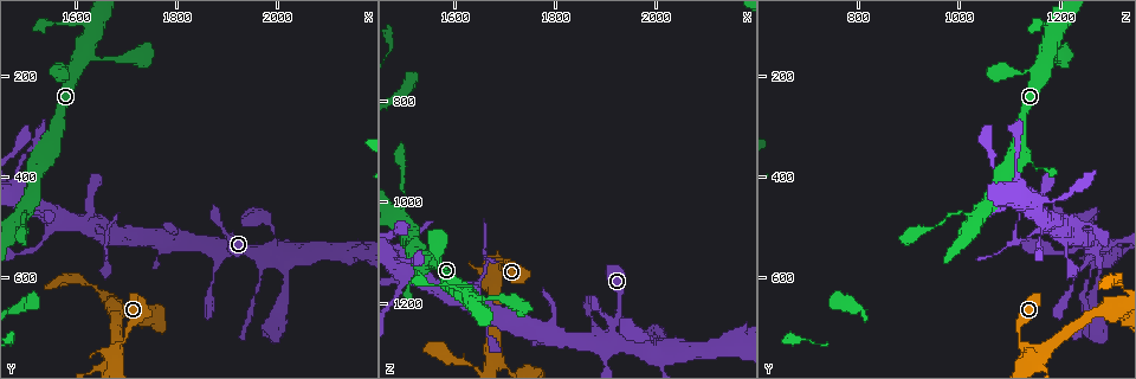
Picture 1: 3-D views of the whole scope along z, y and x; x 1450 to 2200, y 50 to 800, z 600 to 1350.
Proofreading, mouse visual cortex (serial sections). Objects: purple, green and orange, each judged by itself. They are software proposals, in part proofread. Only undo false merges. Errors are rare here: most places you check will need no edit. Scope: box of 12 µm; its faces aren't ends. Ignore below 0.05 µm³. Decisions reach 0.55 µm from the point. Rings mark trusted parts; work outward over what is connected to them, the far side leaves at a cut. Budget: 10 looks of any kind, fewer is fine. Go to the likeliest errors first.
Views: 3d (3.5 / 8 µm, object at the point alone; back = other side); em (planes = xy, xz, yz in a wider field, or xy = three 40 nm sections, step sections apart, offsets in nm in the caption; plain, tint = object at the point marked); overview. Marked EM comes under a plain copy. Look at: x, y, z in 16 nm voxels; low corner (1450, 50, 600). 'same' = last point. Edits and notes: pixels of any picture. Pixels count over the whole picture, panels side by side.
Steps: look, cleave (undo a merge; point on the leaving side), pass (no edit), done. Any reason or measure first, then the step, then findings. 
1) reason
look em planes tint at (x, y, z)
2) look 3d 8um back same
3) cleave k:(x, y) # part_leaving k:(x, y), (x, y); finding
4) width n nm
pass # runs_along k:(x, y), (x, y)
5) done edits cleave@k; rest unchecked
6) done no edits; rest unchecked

four or more arms meet
look 3d 8um at (1680, 750, 1140)

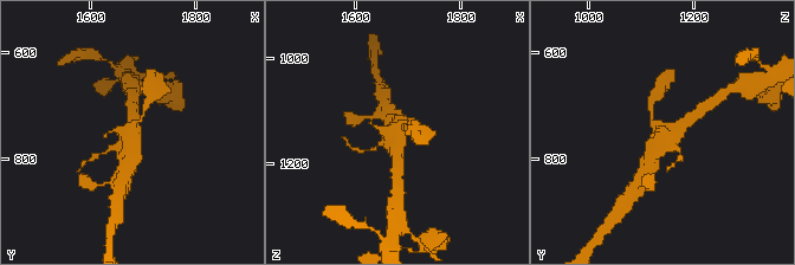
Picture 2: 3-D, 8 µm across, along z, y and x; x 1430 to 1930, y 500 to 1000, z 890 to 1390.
look 3d 3.5um back at (1675, 750, 1140)

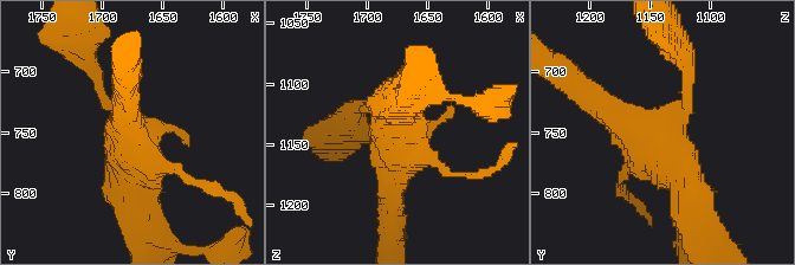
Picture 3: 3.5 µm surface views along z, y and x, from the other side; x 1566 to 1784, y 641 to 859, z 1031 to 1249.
look em xy step 5 tint same

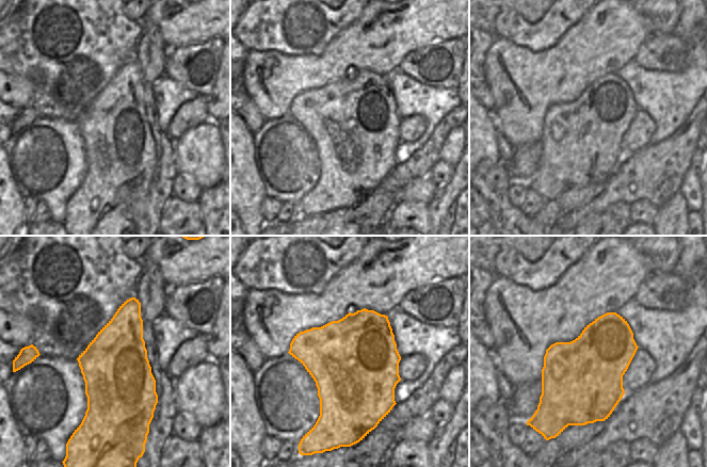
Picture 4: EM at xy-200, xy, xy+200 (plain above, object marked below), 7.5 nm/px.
width 650 nm
pass # runs_along 3:(359, 107), (392, 122), (392, 198); one cell here

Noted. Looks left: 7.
sharp bend
look 3d 3.5um at (2010, 570, 1285)

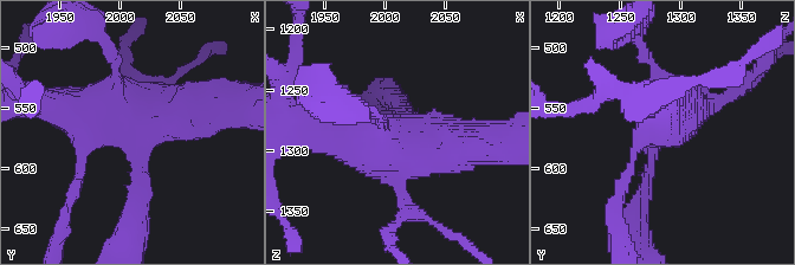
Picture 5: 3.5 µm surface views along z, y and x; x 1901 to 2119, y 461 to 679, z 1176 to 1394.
look em xy step 2 tint at (2014, 564, 1288)

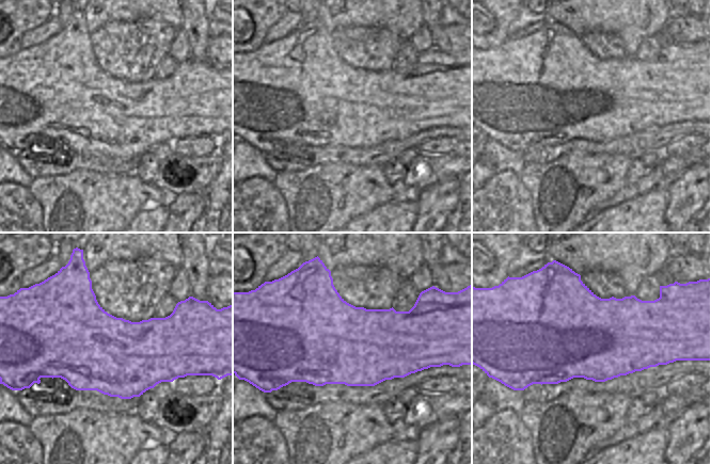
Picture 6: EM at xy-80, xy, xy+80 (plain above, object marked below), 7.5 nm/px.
pass # runs_along 5:(309, 124), (386, 152), (461, 152); continuous, no second cell

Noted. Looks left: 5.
two arms at a narrow angle
look 3d 3.5um at (2145, 545, 1280)

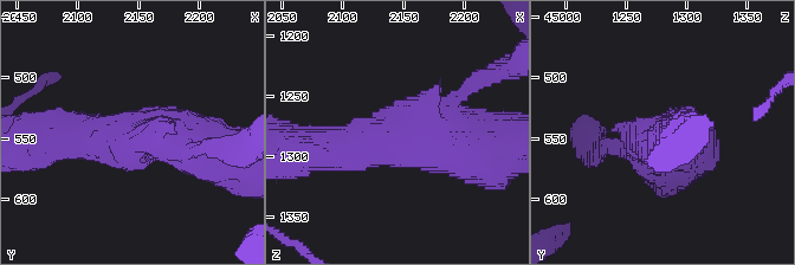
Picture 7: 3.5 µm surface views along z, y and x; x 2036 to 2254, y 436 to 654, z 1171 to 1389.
arms 4; arm_widths 400, 450, 500, 600 nm
look em xy step 2 tint at (2140, 548, 1282)

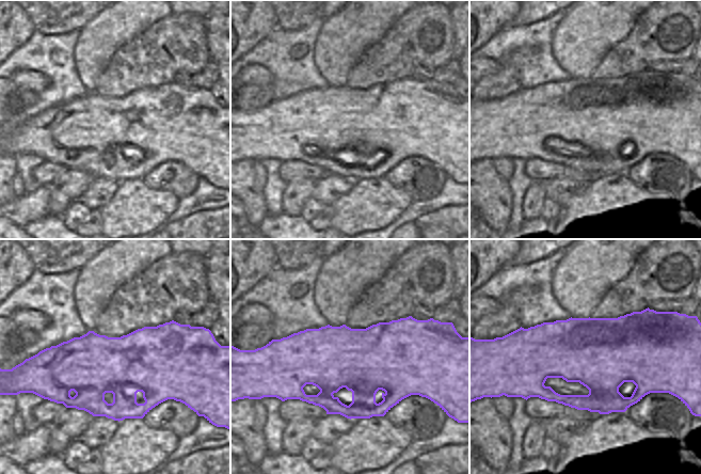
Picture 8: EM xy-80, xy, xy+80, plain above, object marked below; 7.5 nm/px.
cut it another way
look em xy step 1 tint same

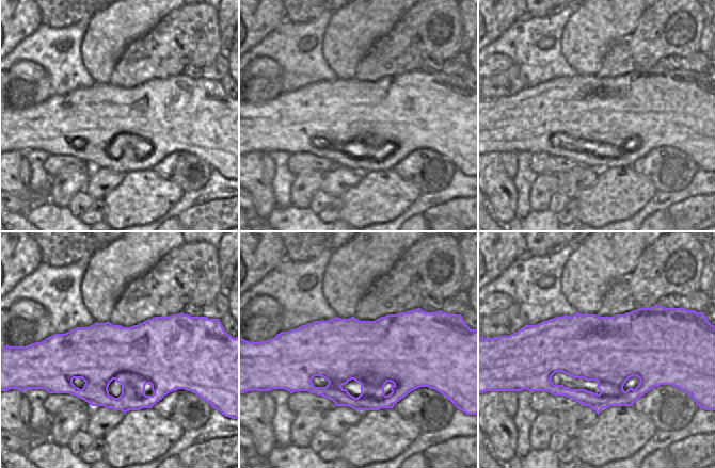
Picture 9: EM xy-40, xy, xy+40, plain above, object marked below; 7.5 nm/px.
pass # runs_along 7:(320, 149), (389, 146), (393, 107); one cell here

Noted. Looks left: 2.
done no edits; rest unchecked

